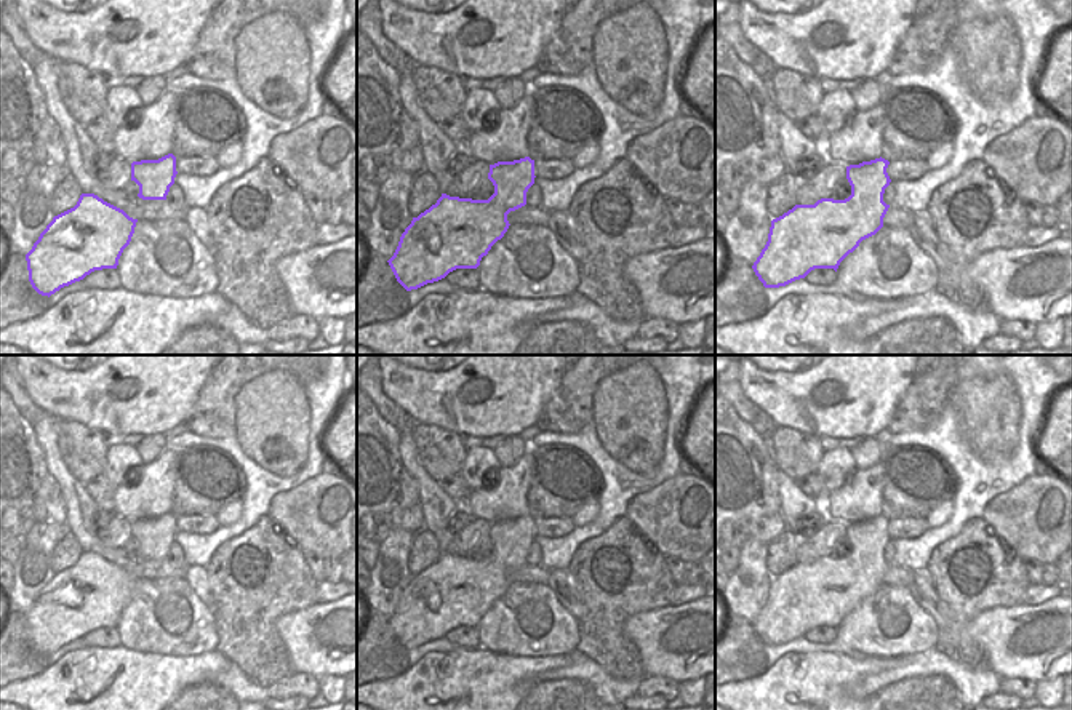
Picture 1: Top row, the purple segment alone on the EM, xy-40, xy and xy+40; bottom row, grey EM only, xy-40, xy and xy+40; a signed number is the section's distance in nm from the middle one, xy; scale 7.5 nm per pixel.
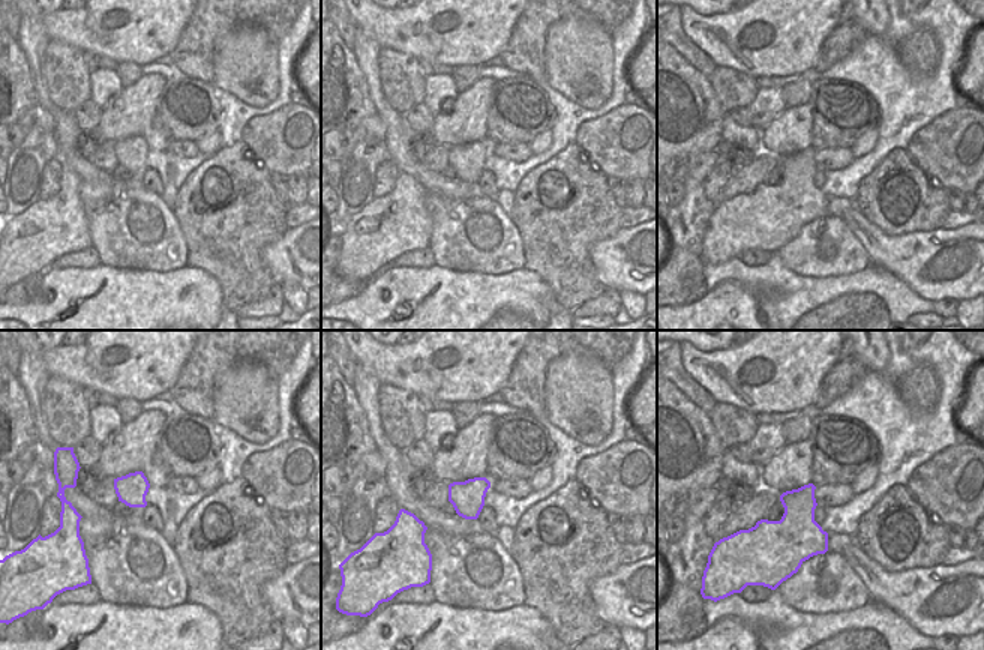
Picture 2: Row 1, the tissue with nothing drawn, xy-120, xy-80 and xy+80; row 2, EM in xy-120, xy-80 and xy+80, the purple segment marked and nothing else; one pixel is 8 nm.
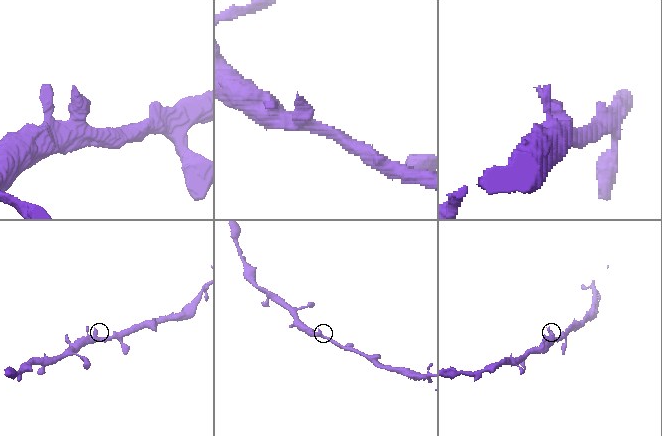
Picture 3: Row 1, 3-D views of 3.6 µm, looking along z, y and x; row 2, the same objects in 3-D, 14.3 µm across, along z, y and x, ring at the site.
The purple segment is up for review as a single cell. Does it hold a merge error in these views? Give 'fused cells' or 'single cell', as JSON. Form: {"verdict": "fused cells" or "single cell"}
{"verdict": "single cell"}

